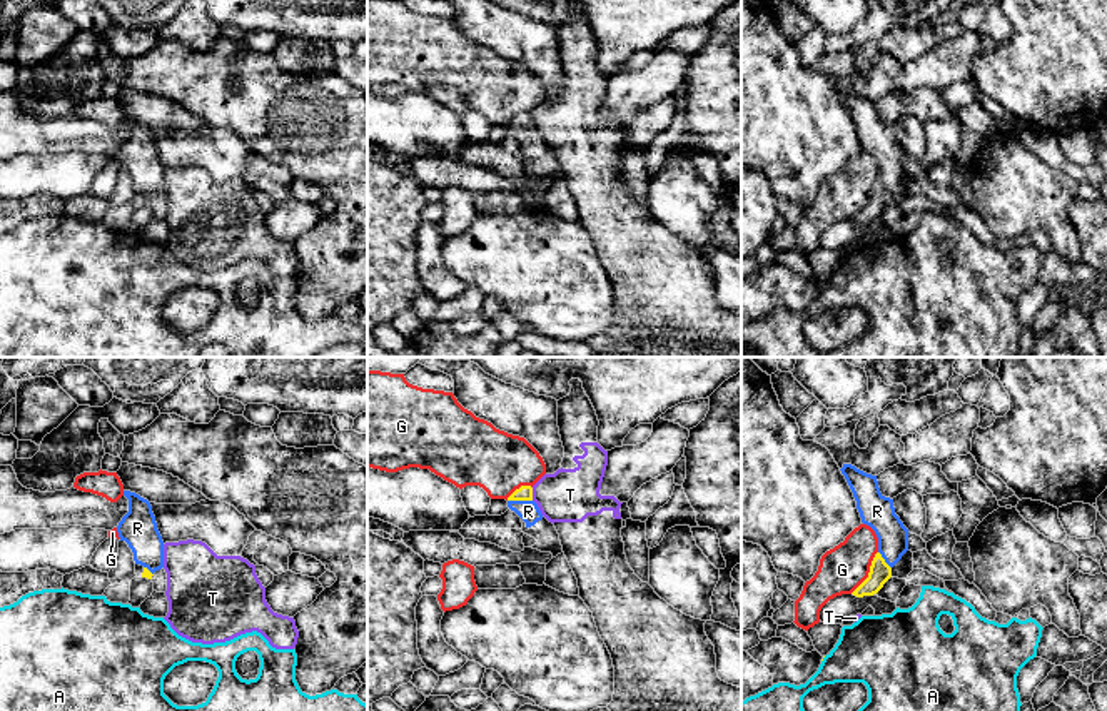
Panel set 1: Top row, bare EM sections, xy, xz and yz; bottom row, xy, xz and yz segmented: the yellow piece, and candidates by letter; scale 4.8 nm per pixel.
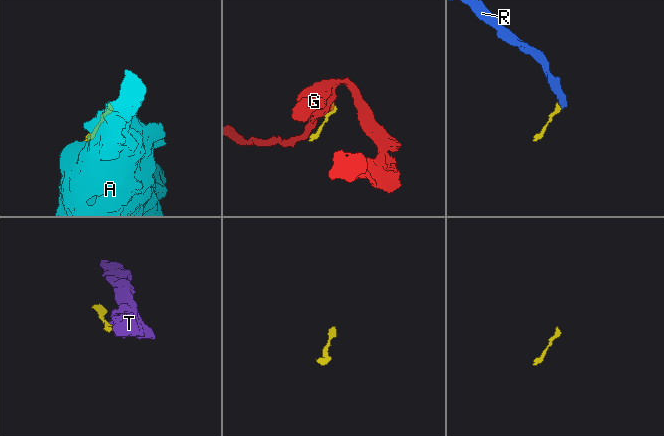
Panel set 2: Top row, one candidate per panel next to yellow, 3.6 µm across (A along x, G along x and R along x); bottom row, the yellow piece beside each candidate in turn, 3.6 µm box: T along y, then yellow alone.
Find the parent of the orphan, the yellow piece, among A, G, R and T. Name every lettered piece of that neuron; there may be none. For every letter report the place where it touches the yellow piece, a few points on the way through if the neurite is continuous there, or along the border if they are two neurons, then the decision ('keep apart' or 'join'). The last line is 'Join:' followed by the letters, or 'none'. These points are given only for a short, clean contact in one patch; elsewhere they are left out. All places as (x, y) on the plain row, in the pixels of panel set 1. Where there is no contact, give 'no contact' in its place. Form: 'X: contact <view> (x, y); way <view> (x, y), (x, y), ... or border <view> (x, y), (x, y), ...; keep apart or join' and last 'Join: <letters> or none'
A: no contact; keep apart
G: contact yz (869, 199); border yz (877, 177), (869, 201), (850, 219); keep apart
R: contact xz (520, 126); way xz (525, 119), (520, 126), (528, 137); join
T: contact xz (531, 121); keep apart
Join: R

